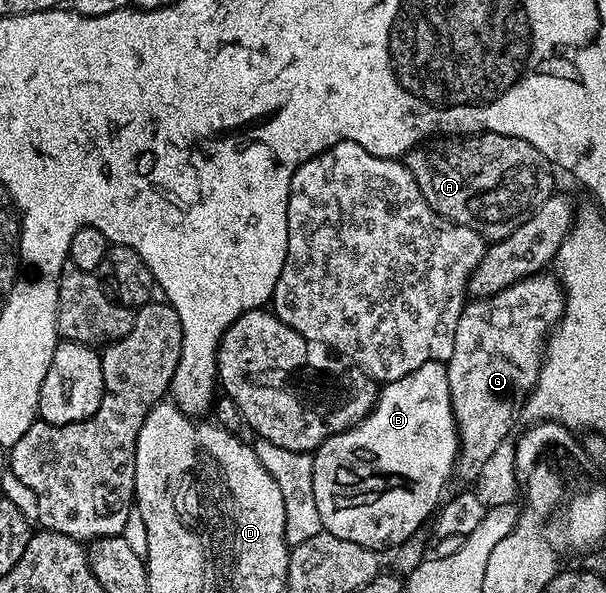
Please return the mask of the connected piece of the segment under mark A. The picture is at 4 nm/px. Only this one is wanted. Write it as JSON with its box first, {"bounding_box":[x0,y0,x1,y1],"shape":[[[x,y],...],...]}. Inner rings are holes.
{"bounding_box":[403,133,555,242],"shape":[[[498,133],[445,135],[422,143],[405,154],[403,163],[411,171],[423,199],[440,217],[471,227],[490,242],[511,235],[555,193],[553,162],[531,143]]]}

